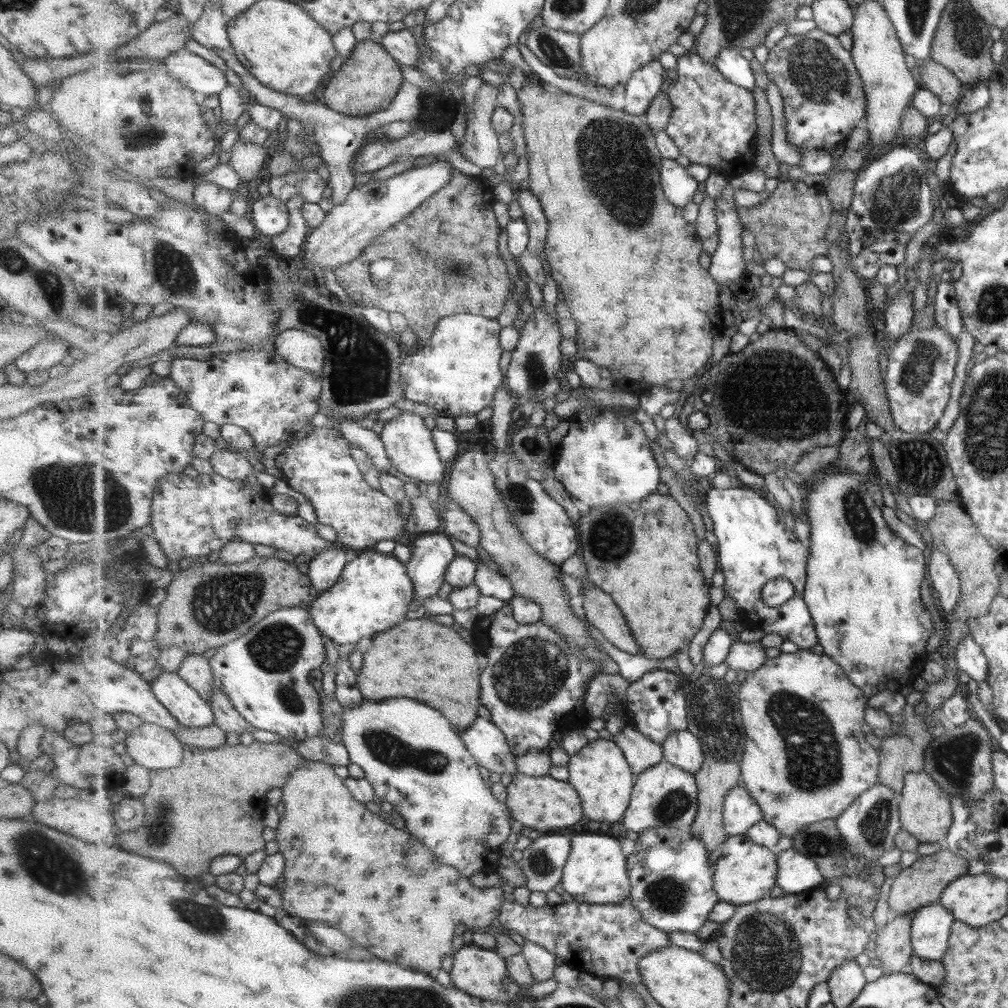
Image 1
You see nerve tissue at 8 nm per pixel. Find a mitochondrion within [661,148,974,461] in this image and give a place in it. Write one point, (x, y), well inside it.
(896, 200)

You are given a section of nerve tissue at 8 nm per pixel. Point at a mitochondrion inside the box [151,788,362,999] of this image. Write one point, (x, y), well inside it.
(207, 920)

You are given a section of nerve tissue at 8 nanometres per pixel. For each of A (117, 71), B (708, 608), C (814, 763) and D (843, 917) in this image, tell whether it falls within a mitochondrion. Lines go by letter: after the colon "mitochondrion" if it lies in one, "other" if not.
A: other
B: other
C: mitochondrion
D: other

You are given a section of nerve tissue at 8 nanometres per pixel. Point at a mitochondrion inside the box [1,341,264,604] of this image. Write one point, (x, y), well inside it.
(78, 500)

